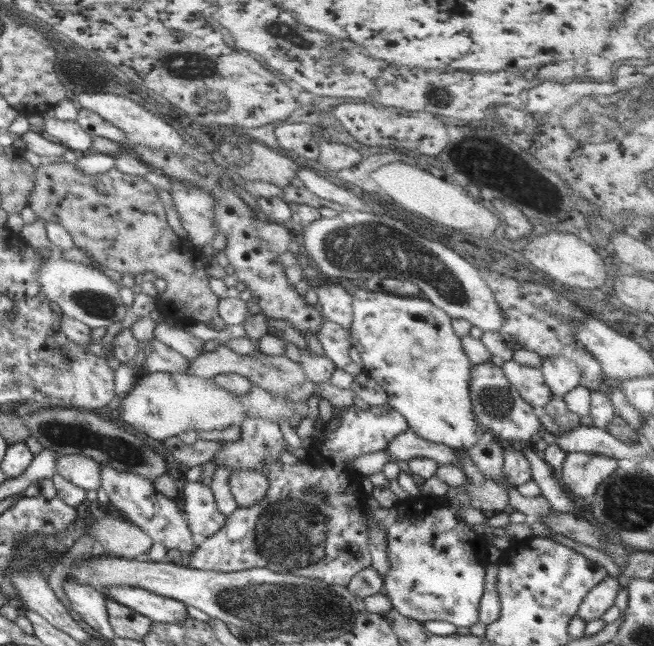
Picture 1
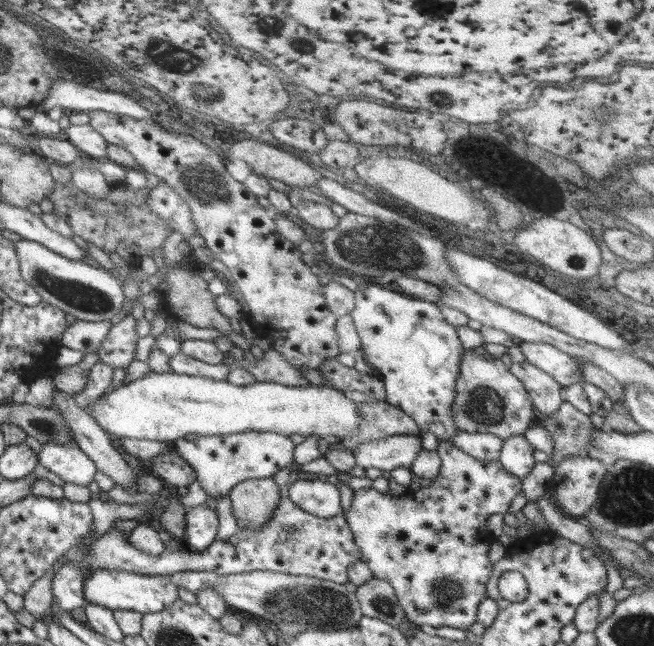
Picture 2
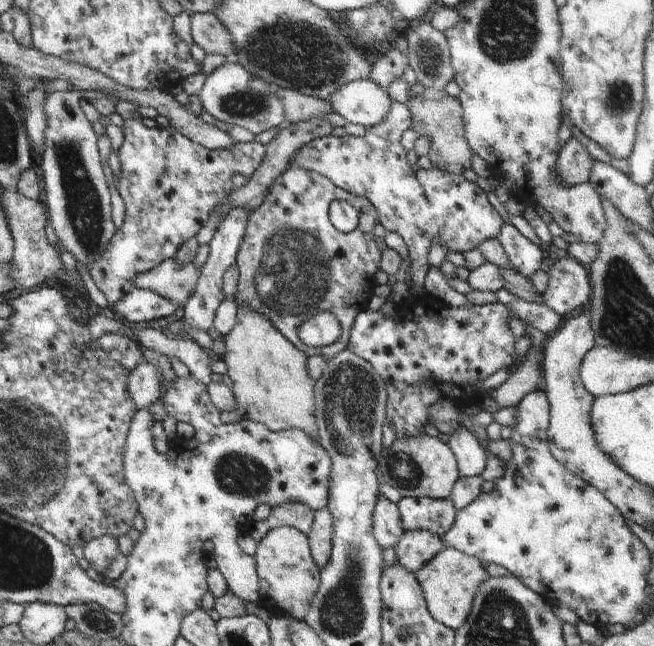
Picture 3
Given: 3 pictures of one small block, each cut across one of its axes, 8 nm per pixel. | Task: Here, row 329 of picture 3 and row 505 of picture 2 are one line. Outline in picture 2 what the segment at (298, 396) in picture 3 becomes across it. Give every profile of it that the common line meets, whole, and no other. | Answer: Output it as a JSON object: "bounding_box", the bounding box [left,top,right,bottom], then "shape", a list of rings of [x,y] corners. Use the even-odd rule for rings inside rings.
{"bounding_box":[228,477,279,527],"shape":[[[272,477],[246,479],[236,483],[228,496],[232,500],[238,527],[264,527],[276,509],[279,491]]]}

